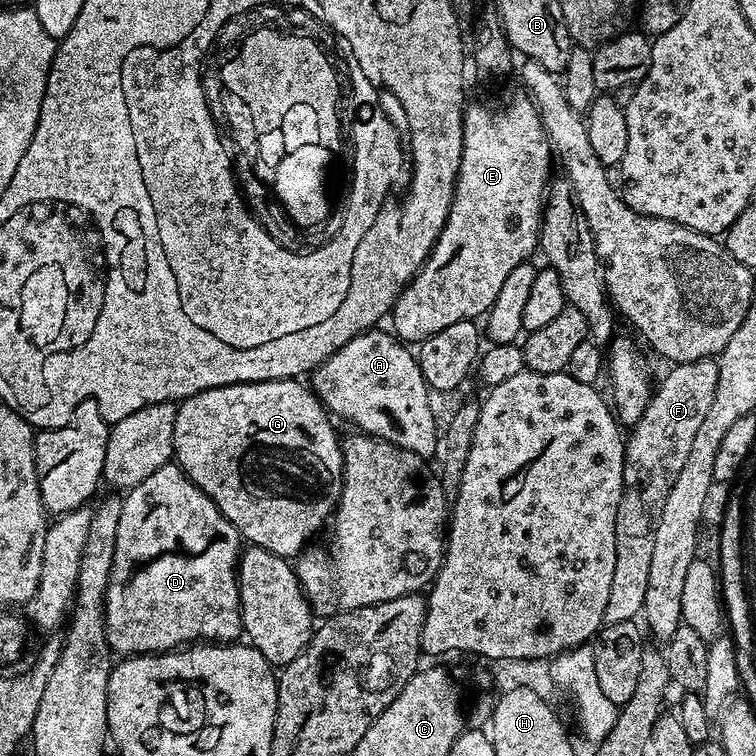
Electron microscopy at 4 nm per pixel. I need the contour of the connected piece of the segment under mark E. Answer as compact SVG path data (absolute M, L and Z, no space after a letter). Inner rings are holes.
M527 95L524 96L514 97L497 112L491 112L484 104L469 103L465 107L464 130L460 138L460 169L456 171L448 217L444 219L441 234L428 260L416 276L399 290L390 311L391 331L401 341L423 342L438 334L438 330L446 330L446 326L453 322L483 317L498 290L502 290L506 274L510 274L518 263L516 252L527 250L528 244L524 239L528 232L539 233L552 164L554 168L554 153L540 109Z

